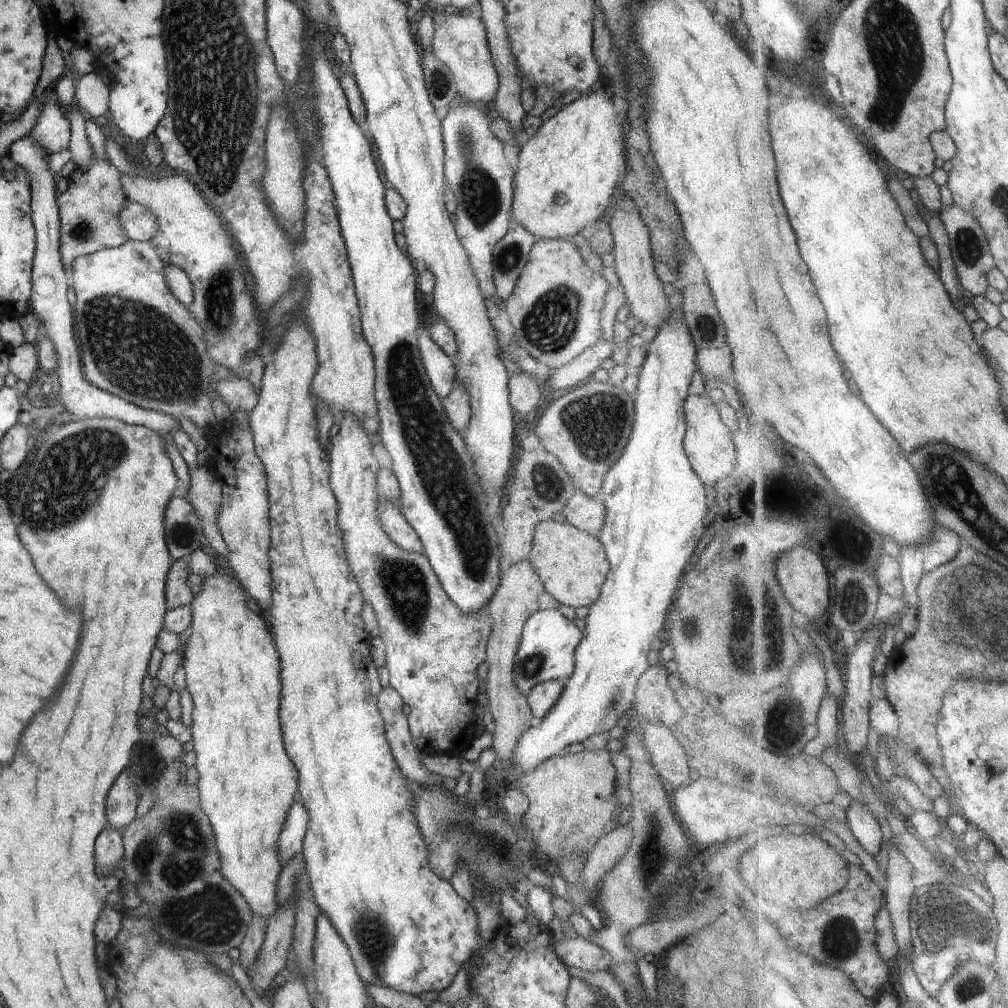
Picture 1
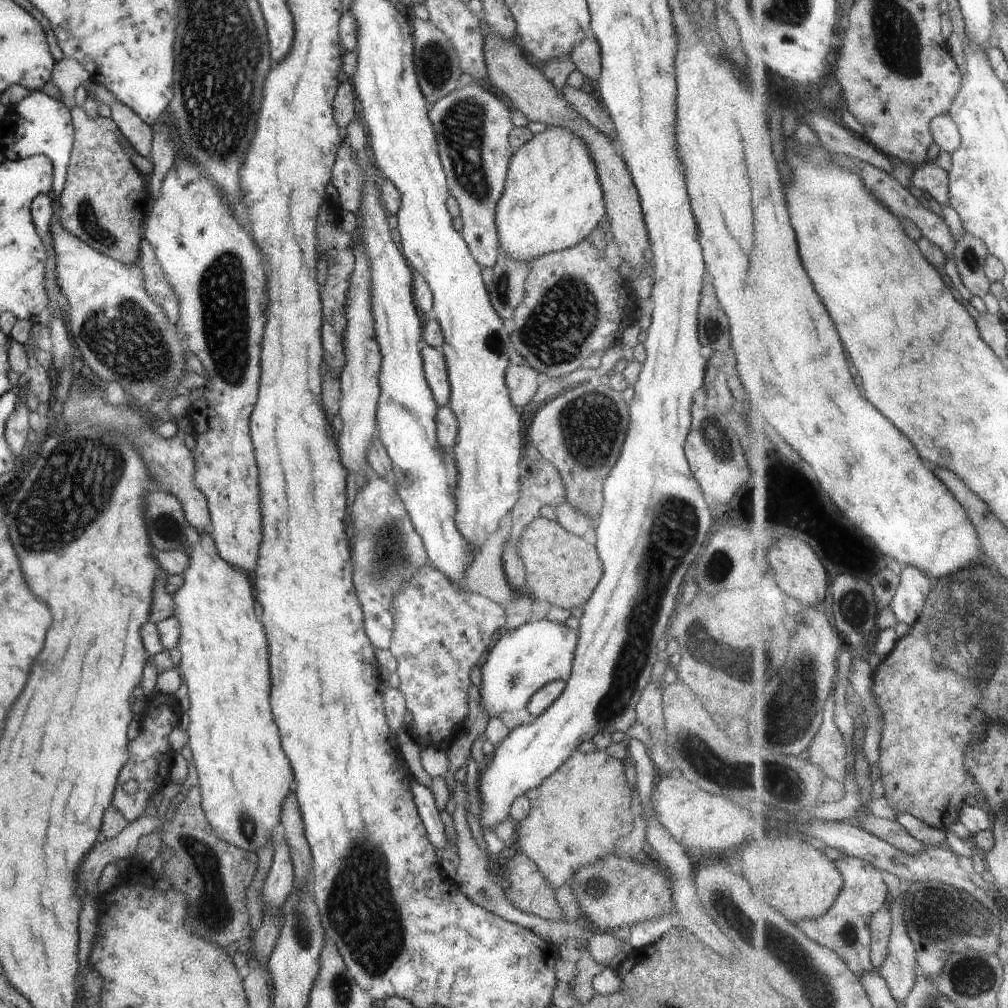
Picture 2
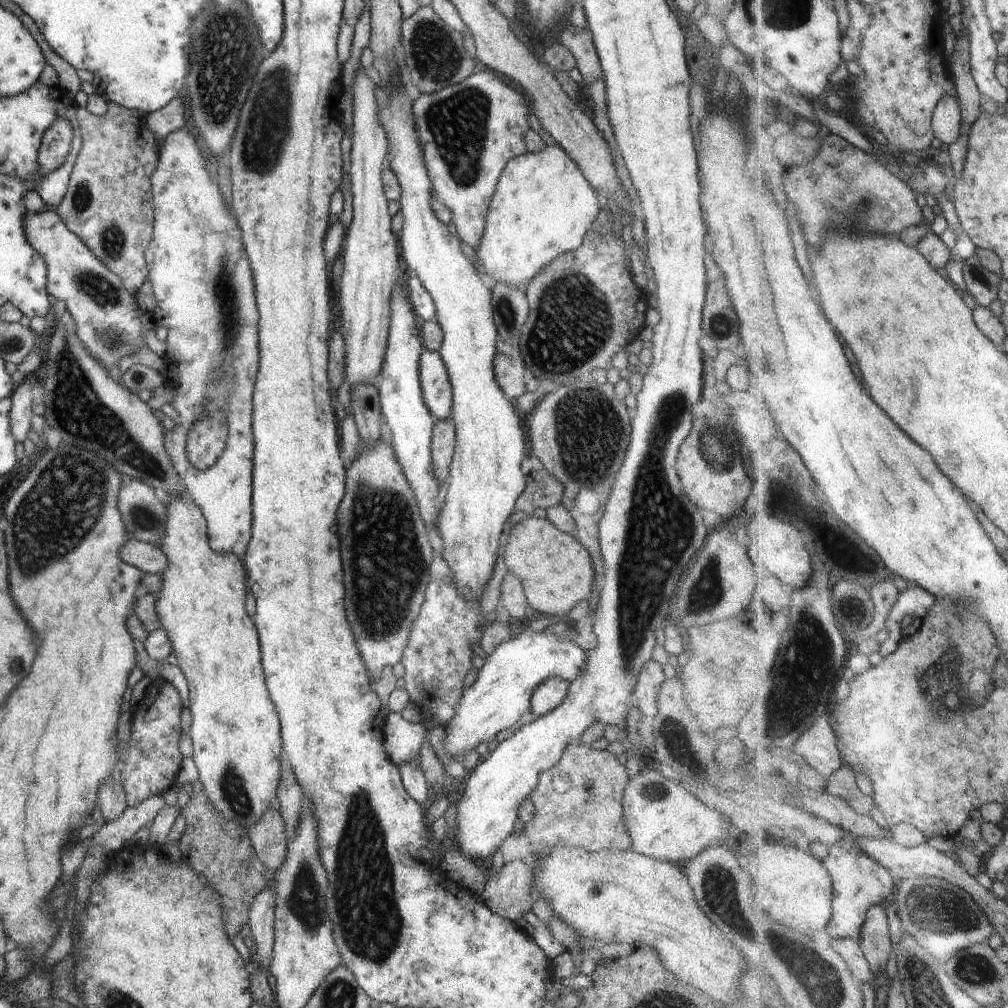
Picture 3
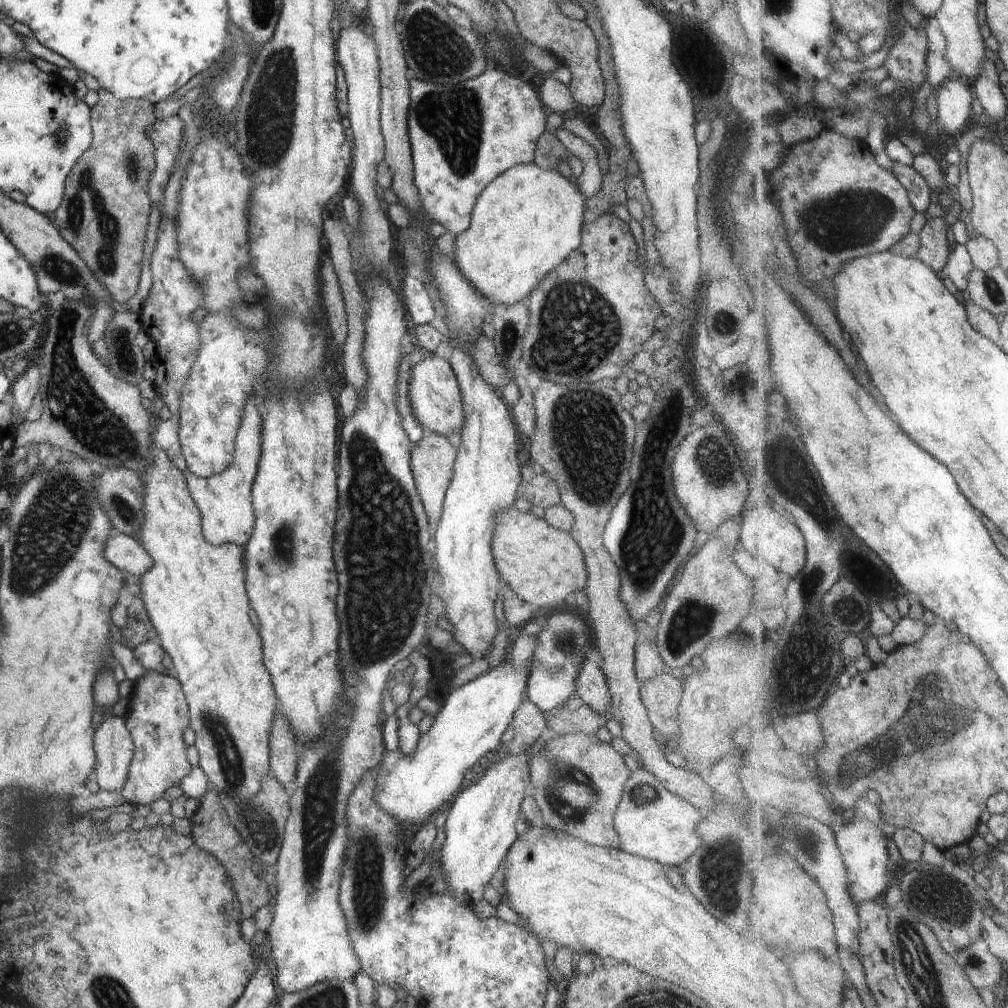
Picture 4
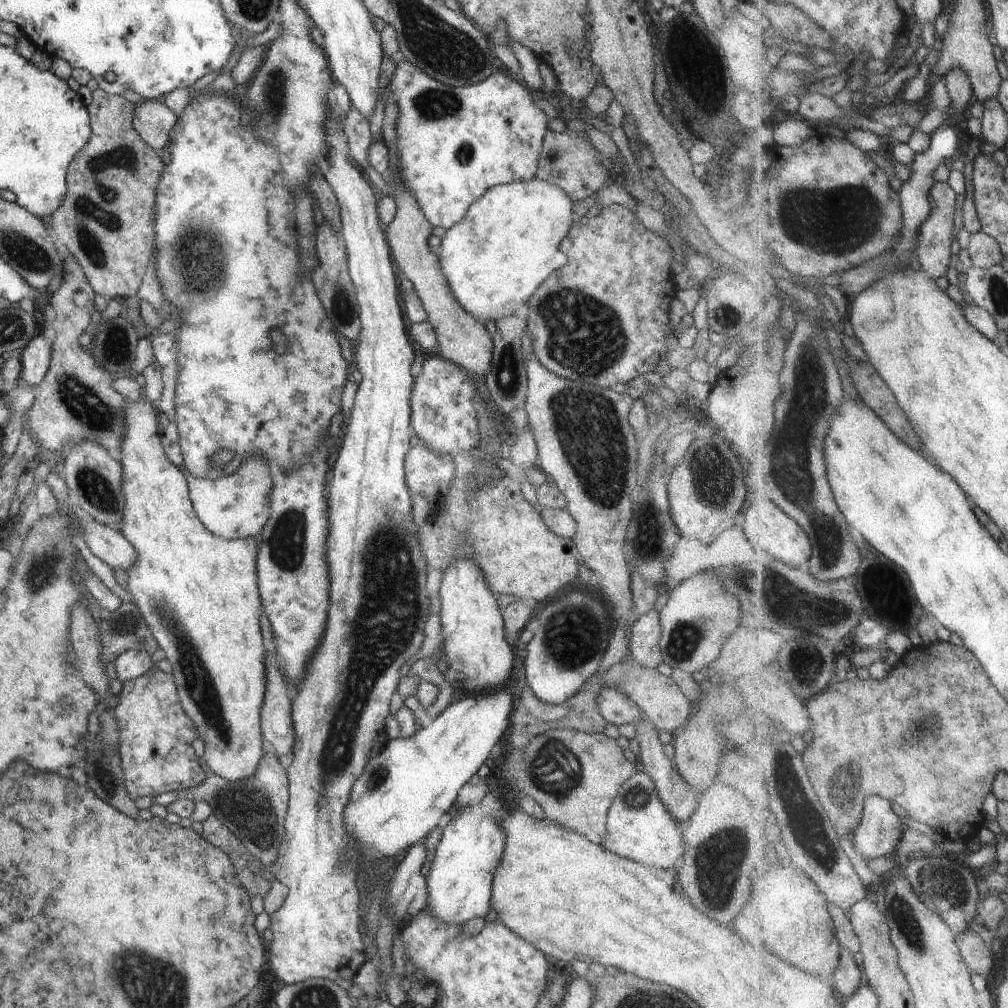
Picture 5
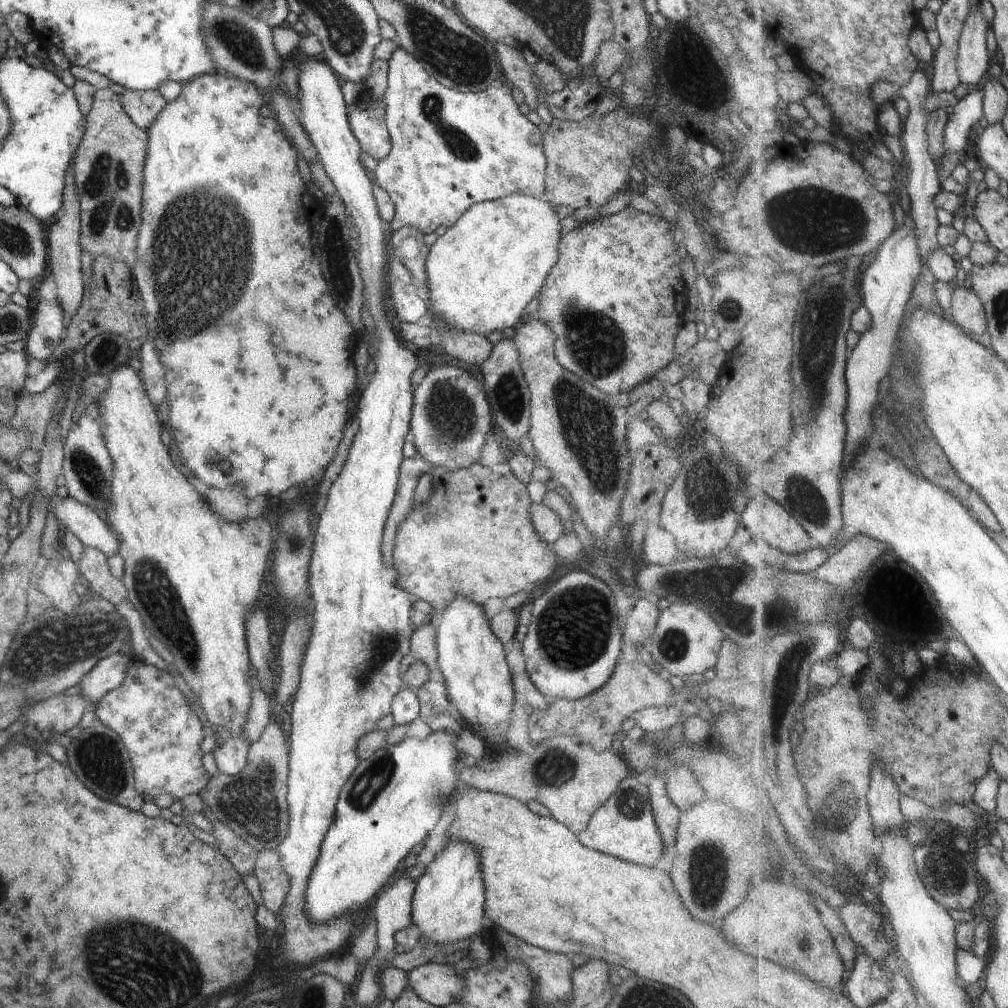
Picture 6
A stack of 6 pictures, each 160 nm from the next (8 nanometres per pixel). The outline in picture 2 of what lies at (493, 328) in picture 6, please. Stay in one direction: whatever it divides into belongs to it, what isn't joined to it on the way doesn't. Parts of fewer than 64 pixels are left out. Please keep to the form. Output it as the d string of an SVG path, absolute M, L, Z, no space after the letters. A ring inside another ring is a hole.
M550 127L514 151L503 195L495 208L500 253L529 263L546 253L580 244L605 222L603 190L581 138L566 129Z

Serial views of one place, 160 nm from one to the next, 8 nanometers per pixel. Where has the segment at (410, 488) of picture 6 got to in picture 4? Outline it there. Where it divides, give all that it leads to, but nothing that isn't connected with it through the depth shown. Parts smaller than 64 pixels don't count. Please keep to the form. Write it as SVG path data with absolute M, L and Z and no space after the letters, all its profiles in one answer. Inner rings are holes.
M427 432L420 439L420 442L411 448L411 471L419 497L427 514L427 520L430 520L430 524L438 524L441 519L445 494L454 474L456 455L457 446L454 439L449 439L432 432Z

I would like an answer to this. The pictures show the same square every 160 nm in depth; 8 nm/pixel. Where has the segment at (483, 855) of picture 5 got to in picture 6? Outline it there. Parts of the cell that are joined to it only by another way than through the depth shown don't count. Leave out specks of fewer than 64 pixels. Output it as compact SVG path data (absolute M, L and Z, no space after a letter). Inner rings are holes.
M450 838L416 882L412 898L412 924L420 931L420 939L430 944L456 944L469 936L475 938L484 930L486 894L478 846Z

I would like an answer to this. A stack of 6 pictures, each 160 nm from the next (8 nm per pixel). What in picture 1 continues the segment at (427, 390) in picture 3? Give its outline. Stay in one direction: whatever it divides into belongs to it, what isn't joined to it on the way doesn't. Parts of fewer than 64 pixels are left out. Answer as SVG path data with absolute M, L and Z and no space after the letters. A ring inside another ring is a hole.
M420 327L416 338L429 382L438 397L444 399L457 384L456 366L444 350L441 350L440 346L432 340L427 329Z

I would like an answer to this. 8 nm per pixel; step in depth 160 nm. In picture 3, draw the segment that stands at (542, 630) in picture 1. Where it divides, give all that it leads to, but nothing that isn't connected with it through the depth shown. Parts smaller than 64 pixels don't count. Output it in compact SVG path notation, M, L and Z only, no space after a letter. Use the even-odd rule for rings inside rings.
M530 628L525 629L519 636L513 637L508 642L498 644L492 654L486 660L482 669L478 672L478 678L468 690L464 690L458 706L456 706L456 714L452 718L452 722L446 726L446 737L442 746L444 750L454 756L456 759L463 759L476 744L484 742L492 742L502 730L510 728L514 722L518 722L522 716L531 711L531 700L534 690L538 684L542 684L548 678L562 678L570 683L578 678L580 670L586 664L586 654L575 644L574 640L560 640L556 633L536 632Z

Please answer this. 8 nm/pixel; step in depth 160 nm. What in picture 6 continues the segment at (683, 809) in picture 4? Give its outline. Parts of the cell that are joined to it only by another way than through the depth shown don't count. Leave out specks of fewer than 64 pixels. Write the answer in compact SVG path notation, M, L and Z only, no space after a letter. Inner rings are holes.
M635 774L620 782L616 792L592 814L586 830L576 834L576 838L587 848L633 864L654 867L664 856L664 840L654 820L648 788L638 782Z

